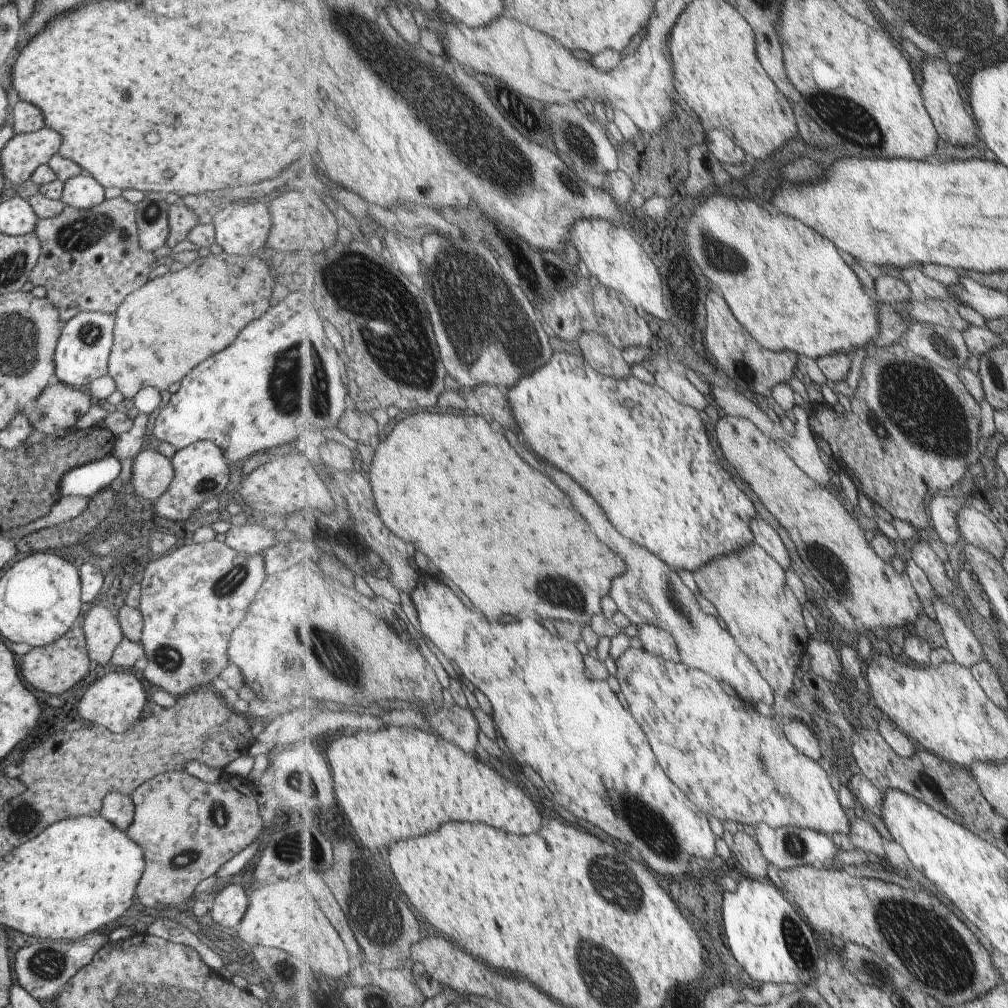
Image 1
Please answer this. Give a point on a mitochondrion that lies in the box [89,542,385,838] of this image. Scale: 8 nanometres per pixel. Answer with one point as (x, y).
(346, 668)

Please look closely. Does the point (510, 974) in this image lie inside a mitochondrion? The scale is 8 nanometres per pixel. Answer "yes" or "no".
no

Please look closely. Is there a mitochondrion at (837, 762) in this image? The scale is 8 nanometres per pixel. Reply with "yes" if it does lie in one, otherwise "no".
no

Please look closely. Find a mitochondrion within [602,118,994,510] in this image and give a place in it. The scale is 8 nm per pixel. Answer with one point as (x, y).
(920, 404)

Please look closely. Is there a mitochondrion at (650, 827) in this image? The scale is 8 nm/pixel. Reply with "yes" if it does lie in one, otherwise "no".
yes

